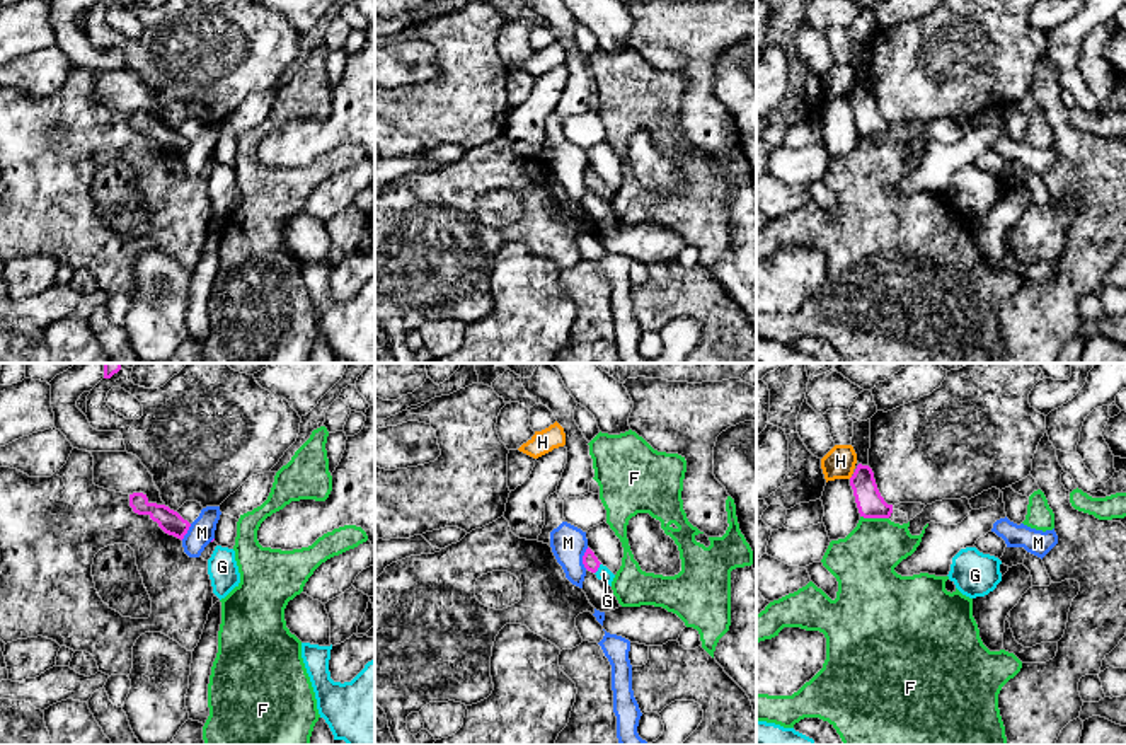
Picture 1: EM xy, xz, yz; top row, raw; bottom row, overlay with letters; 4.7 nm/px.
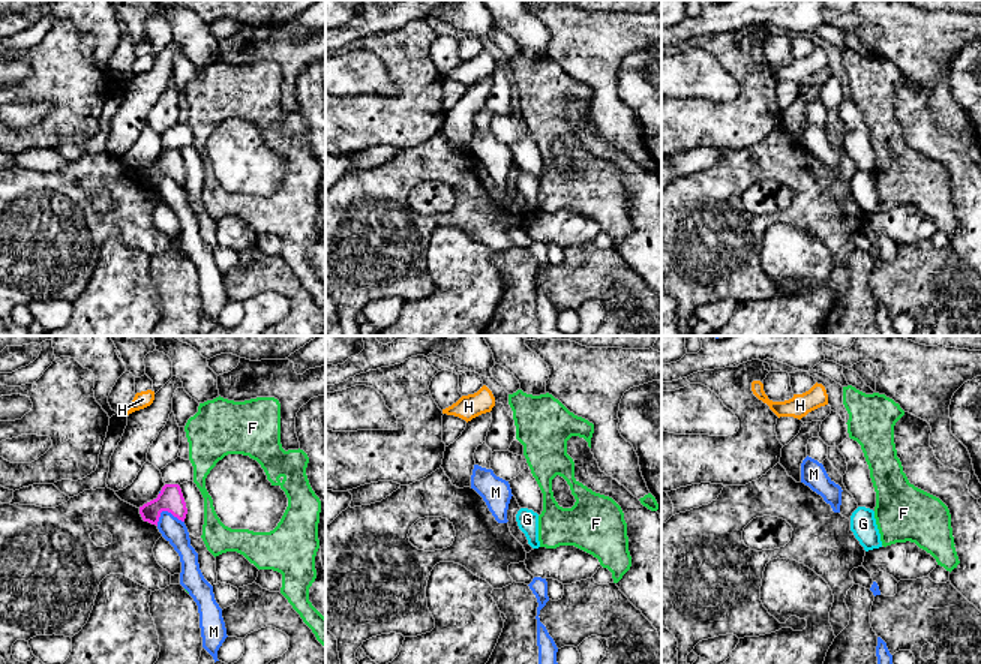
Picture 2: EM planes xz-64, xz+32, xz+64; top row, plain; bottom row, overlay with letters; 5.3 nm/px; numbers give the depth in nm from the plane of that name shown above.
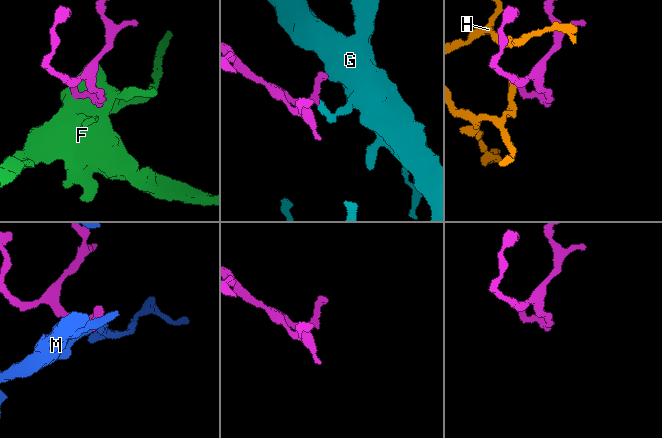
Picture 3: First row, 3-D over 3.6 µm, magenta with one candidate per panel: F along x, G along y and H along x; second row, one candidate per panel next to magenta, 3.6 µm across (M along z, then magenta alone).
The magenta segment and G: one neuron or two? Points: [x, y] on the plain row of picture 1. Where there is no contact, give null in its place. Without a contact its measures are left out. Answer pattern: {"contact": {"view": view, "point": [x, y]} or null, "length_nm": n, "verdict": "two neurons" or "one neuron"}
{"contact": {"view": "xz", "point": [598, 184]}, "length_nm": 60, "verdict": "one neuron"}

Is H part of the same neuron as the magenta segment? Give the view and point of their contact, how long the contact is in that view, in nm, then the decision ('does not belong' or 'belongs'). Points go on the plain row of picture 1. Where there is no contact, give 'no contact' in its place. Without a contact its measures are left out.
no contact; does not belong

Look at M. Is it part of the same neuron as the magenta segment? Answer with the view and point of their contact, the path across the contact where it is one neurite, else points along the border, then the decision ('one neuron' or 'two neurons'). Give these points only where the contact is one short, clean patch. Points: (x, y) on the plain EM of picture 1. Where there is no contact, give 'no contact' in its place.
meets magenta in xz at (583, 176); two neurons

